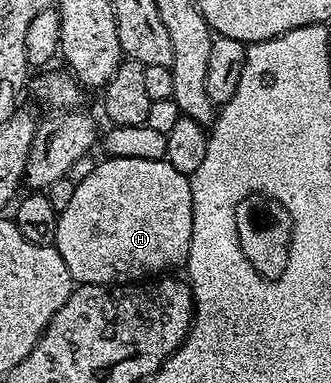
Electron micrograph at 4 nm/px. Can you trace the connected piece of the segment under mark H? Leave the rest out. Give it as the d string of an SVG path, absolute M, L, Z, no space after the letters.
M104 158L97 163L92 174L87 175L82 182L76 184L74 198L66 205L56 217L56 238L54 247L58 254L62 254L62 262L66 262L66 270L70 270L73 281L76 284L131 284L143 282L157 274L167 273L185 263L190 250L190 238L192 237L192 181L183 176L174 166L170 166L167 160L151 160L150 158Z

